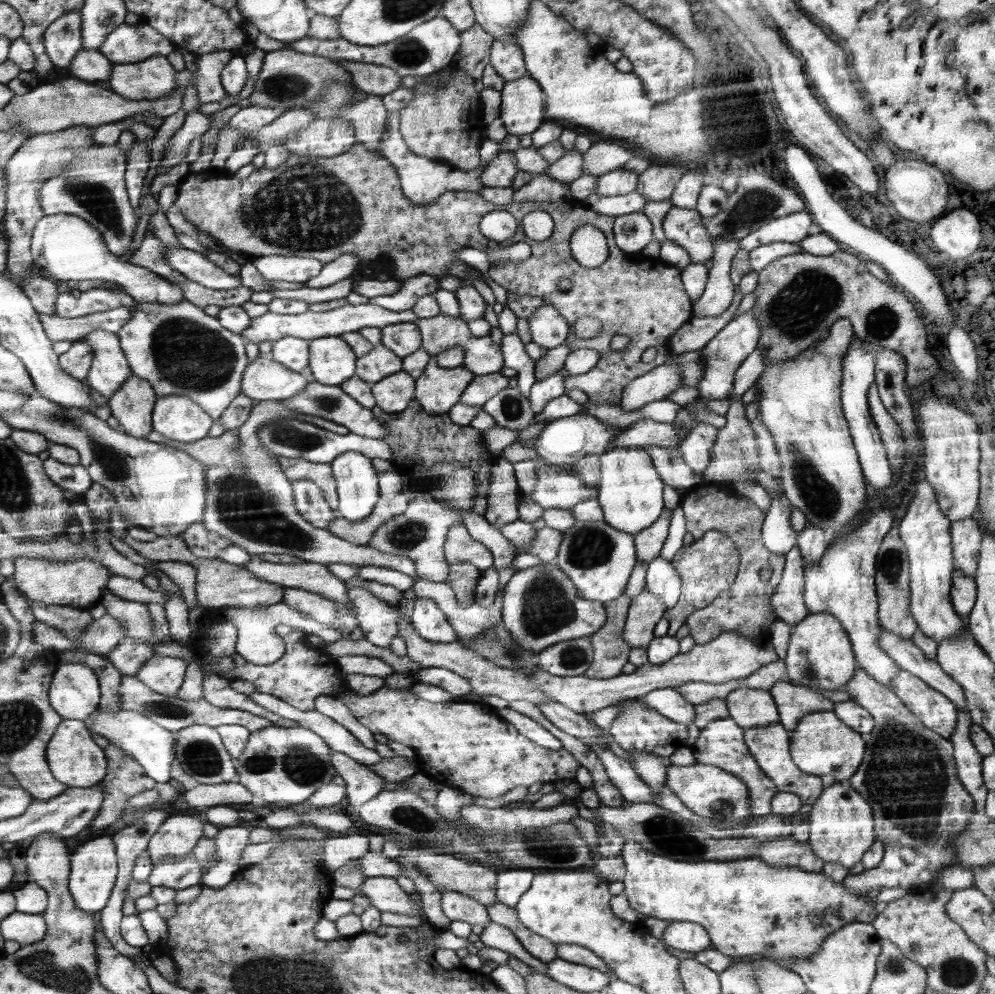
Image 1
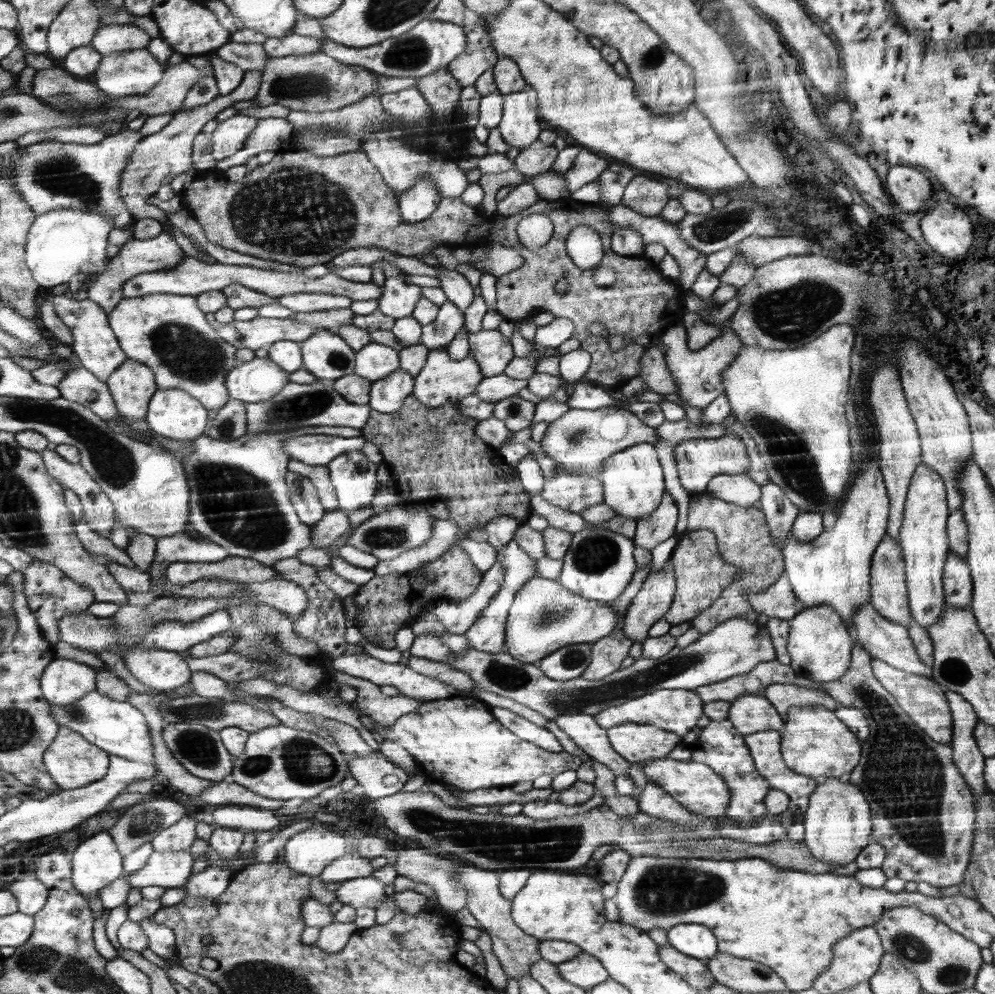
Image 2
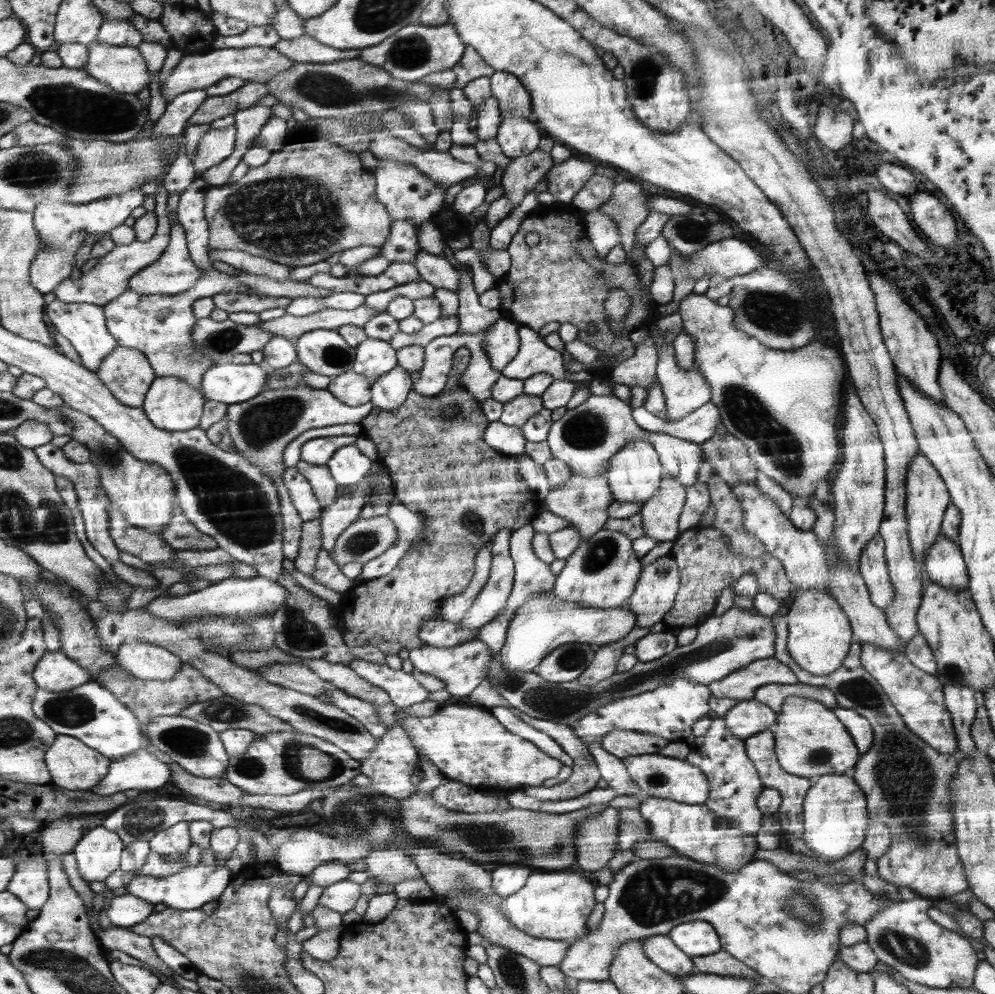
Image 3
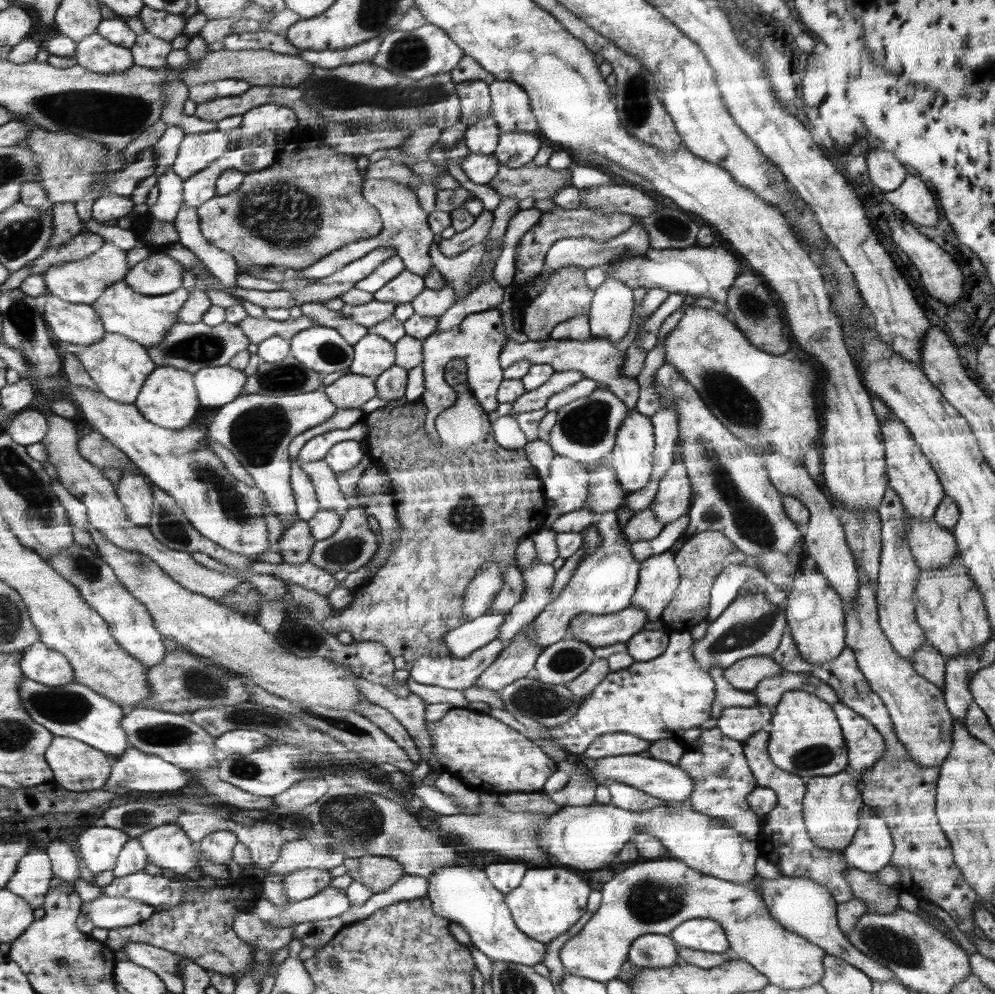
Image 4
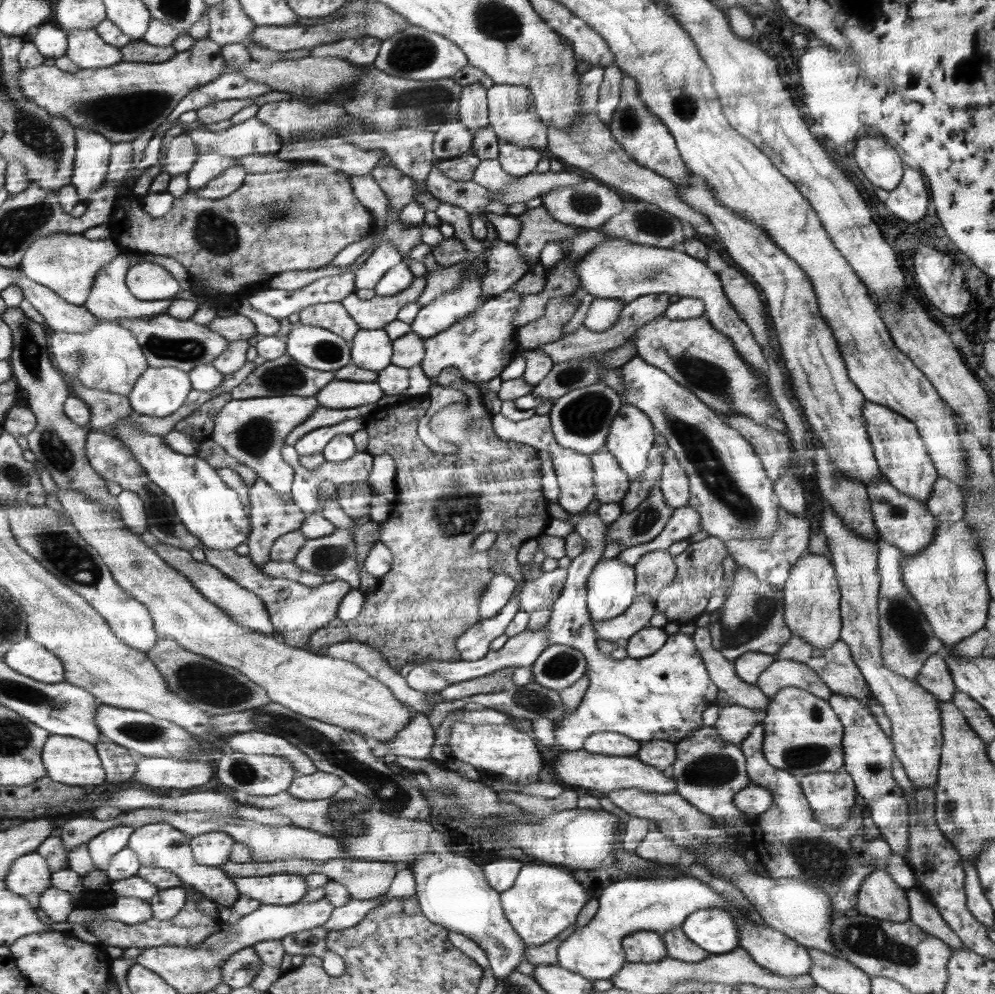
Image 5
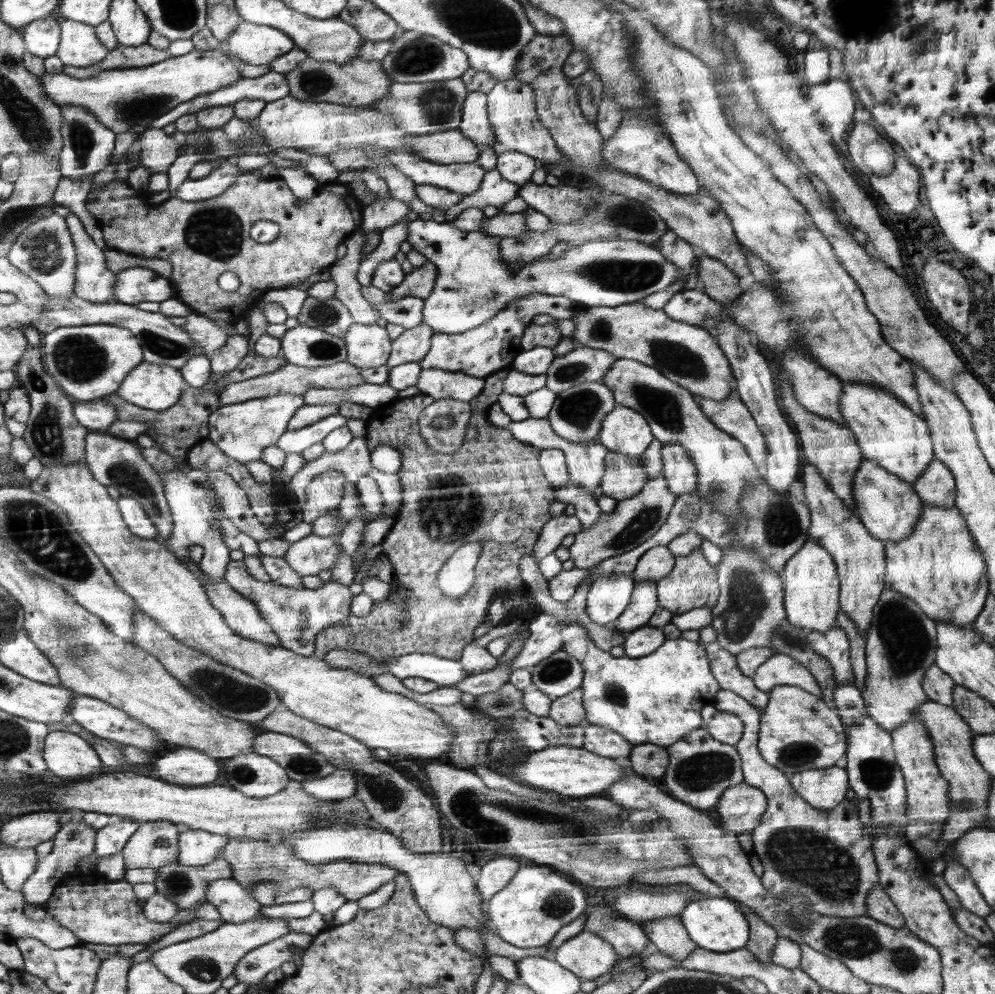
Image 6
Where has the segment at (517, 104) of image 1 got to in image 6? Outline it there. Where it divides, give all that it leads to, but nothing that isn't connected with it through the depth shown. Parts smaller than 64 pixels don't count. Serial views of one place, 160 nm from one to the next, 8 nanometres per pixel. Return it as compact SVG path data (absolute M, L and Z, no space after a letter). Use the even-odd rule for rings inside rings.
M517 151L498 155L495 169L504 180L522 185L528 184L532 180L533 174L537 172L536 160Z

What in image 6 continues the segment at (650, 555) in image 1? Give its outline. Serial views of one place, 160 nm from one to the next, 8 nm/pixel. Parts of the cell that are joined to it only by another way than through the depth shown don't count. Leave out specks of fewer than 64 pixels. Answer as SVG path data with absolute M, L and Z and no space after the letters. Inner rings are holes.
M663 443L661 448L663 469L668 490L676 496L697 489L697 470L686 448L676 443Z

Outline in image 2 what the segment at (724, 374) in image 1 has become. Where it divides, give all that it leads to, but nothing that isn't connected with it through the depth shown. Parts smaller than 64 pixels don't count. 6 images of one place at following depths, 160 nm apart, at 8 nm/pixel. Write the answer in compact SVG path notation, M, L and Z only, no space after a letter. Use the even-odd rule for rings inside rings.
M683 328L670 329L662 335L659 343L665 346L663 351L666 365L668 365L668 371L676 383L676 393L679 398L694 408L704 408L722 394L722 372L732 364L733 358L744 344L730 328L711 340L704 348L694 352L688 350L685 337Z

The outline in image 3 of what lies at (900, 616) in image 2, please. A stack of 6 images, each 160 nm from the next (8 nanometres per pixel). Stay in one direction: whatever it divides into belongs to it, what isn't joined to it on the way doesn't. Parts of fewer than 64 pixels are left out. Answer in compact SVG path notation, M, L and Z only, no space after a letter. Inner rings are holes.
M879 532L878 538L874 538L874 542L870 542L870 546L866 546L866 554L862 554L860 564L860 574L872 596L872 603L883 610L894 602L897 592L894 584L890 583L885 541Z

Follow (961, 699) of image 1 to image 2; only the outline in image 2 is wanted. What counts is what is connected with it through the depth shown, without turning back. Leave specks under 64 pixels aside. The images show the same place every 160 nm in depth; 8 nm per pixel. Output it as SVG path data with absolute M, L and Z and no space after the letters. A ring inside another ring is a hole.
M870 603L862 606L861 609L853 614L854 630L858 636L859 643L869 651L873 658L882 659L900 670L910 671L914 674L932 676L933 669L925 664L917 653L913 644L909 630L896 622L890 622L890 619L878 614L876 608Z

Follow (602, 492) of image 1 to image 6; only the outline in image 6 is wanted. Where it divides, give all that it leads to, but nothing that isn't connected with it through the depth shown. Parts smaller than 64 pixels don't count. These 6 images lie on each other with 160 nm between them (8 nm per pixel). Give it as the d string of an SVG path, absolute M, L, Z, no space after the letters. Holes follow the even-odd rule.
M617 404L604 417L597 440L609 451L640 457L654 440L654 434L644 415Z

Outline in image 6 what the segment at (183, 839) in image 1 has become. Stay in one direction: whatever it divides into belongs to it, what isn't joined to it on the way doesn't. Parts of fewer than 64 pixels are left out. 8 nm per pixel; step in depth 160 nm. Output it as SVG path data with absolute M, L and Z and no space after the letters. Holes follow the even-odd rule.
M166 819L156 821L141 821L140 828L129 839L125 849L121 851L124 868L160 868L170 863L178 863L180 848L180 834L182 827ZM232 878L213 880L203 897L208 902L216 904L224 923L238 924L263 916L261 902L258 902L244 886L240 886Z

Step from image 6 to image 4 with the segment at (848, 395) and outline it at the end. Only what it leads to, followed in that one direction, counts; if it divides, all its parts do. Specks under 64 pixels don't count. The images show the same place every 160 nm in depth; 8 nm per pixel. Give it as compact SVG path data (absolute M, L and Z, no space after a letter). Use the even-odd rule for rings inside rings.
M890 417L881 422L881 433L885 441L886 470L889 475L888 485L901 497L905 512L909 517L929 521L936 516L937 506L945 498L945 489L933 469L929 458L921 450L916 439L899 418Z

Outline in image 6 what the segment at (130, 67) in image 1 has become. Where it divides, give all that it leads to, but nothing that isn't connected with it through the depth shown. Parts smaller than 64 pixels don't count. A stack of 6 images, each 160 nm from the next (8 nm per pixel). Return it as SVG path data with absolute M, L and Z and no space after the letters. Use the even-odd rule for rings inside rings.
M61 19L62 42L57 55L70 66L90 67L97 65L109 56L110 50L102 44L101 38L97 33L97 26L78 22L70 19Z

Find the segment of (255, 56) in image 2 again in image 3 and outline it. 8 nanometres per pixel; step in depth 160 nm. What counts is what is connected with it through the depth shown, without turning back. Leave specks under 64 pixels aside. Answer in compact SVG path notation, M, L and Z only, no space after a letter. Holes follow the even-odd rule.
M249 46L246 48L221 48L211 49L196 55L186 55L170 72L170 77L160 86L160 93L167 103L180 94L194 89L206 90L208 87L226 77L242 78L244 81L268 83L272 81L278 72L290 70L293 60L280 54L273 47Z

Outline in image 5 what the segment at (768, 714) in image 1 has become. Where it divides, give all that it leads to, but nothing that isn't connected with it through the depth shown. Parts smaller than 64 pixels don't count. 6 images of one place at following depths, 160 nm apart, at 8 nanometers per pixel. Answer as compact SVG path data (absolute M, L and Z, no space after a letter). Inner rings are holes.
M741 705L720 708L715 729L723 739L736 745L745 740L758 724L758 712Z

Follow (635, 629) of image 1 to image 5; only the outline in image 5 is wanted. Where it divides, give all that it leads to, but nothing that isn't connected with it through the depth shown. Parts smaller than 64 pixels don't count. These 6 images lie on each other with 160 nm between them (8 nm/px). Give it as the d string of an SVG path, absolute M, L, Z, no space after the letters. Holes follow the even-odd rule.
M655 550L636 564L637 596L651 596L656 600L660 590L676 578L677 567L673 558L668 550Z

